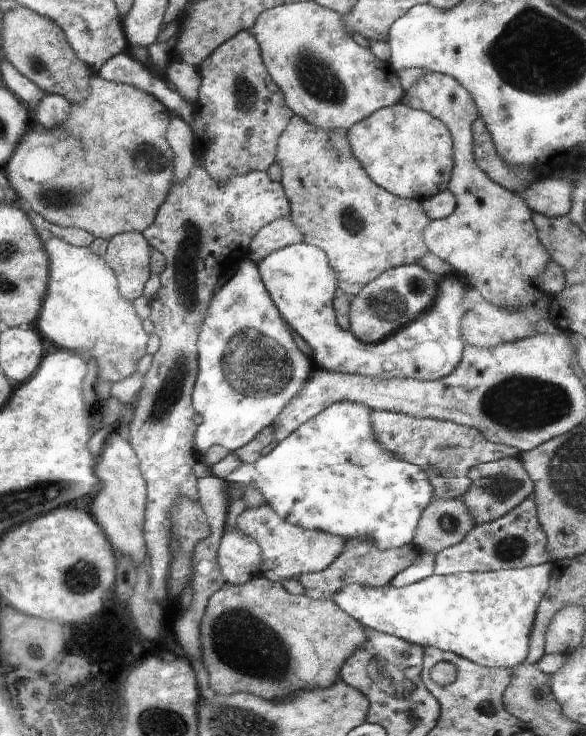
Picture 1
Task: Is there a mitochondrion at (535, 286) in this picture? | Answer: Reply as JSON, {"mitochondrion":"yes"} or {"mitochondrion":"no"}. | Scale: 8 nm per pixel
{"mitochondrion":"no"}

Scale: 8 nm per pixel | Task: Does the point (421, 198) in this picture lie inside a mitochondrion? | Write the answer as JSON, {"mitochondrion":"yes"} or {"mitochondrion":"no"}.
{"mitochondrion":"no"}

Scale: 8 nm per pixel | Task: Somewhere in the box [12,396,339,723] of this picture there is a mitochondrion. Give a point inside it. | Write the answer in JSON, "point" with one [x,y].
{"point":[239,639]}

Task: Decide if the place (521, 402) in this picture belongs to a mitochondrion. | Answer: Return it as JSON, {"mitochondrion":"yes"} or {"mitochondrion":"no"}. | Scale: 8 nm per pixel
{"mitochondrion":"yes"}

